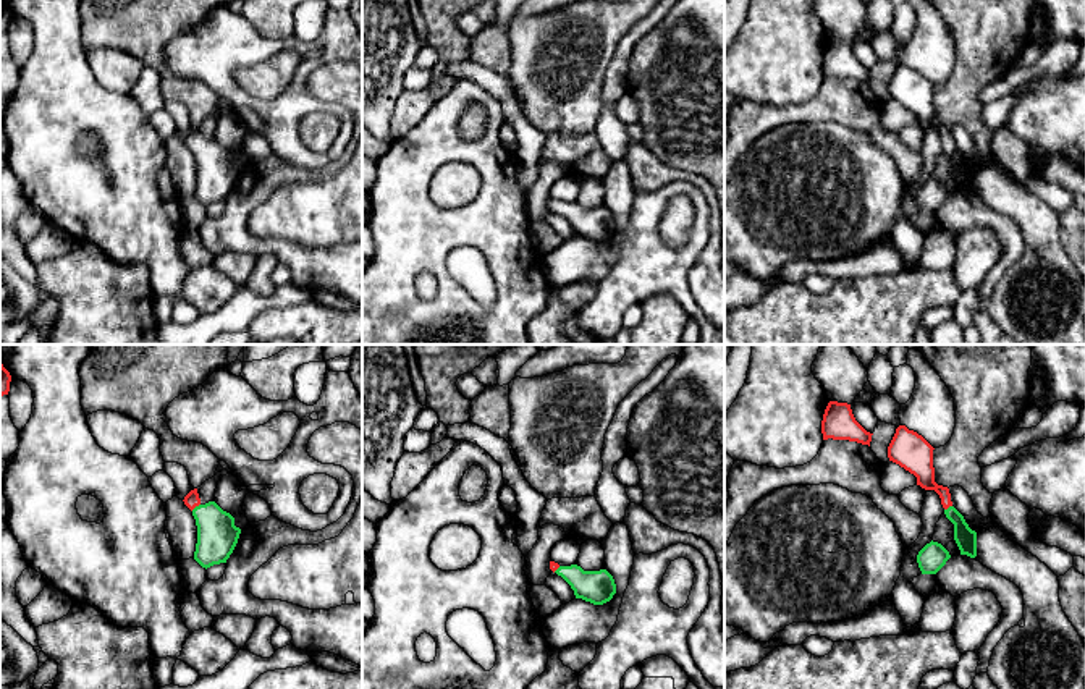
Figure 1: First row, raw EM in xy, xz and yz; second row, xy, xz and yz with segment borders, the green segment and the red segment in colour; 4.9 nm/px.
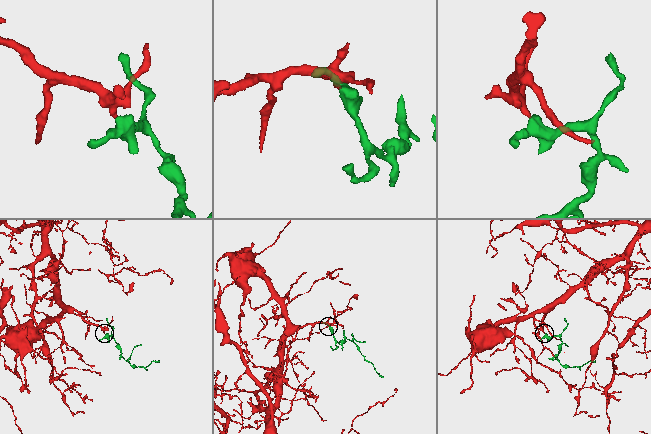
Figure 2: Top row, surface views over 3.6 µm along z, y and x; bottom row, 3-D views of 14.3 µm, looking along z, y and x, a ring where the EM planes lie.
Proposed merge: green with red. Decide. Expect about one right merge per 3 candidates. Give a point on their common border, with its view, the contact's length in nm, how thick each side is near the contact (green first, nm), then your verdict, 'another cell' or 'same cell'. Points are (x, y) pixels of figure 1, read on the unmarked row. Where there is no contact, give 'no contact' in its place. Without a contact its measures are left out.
contact xy (196, 144); length 60 nm; calibres 200 and 80 nm; same cell

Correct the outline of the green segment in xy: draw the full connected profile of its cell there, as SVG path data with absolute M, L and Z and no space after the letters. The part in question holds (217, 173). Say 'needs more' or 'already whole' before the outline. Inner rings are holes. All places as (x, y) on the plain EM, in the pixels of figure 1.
needs more; M197 126L191 128L183 139L192 149L197 163L194 197L205 207L226 201L241 171L234 155L215 139L202 142Z

